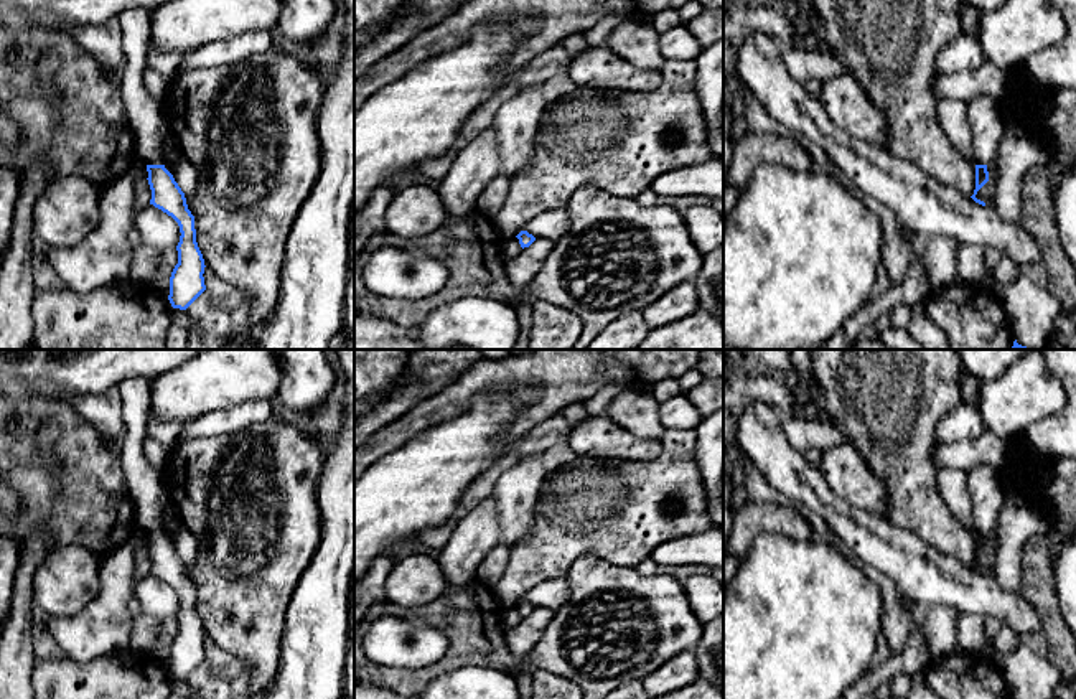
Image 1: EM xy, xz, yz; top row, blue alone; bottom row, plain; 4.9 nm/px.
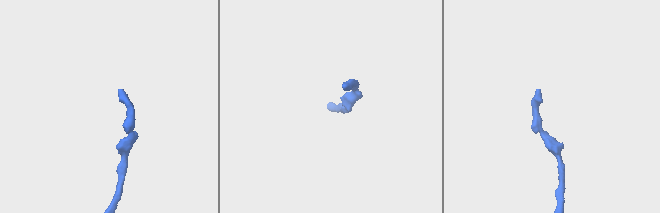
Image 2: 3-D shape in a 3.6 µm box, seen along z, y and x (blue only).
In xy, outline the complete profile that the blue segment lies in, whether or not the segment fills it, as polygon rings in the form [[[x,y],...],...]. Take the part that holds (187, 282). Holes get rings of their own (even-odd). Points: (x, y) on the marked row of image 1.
[[[127,8],[119,15],[124,33],[125,69],[120,92],[127,120],[135,138],[137,158],[147,163],[150,204],[171,216],[180,226],[178,264],[170,277],[168,300],[173,308],[186,310],[204,290],[204,259],[196,242],[194,216],[185,193],[163,165],[166,104],[153,99],[143,86],[150,46],[150,10]]]

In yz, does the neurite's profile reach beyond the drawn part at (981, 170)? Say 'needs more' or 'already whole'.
needs more

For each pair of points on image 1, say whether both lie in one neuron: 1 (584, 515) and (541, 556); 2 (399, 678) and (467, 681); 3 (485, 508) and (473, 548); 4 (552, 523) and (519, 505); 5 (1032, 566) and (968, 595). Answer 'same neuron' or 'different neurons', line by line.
1: same neuron
2: different neurons
3: same neuron
4: different neurons
5: different neurons

